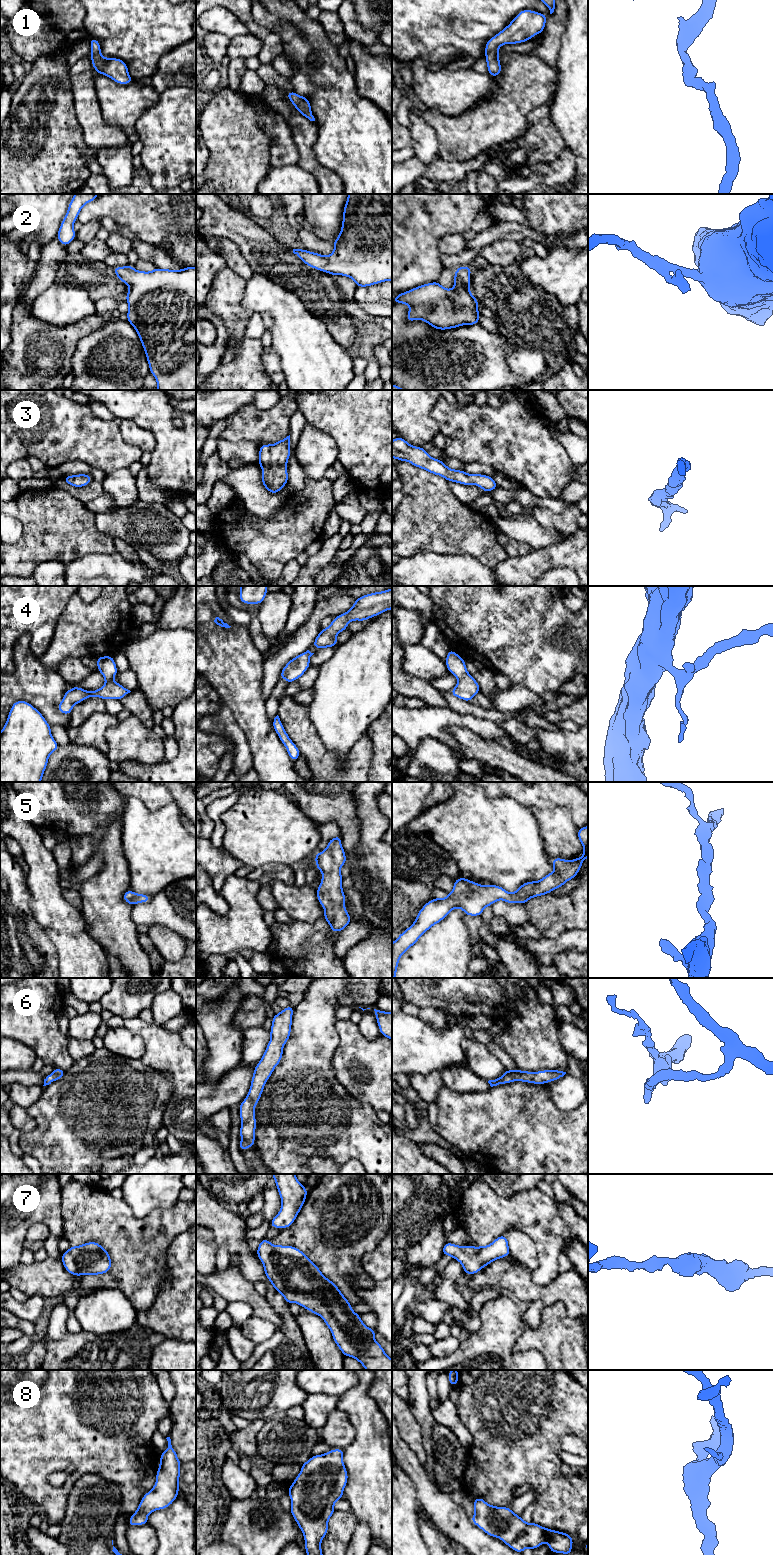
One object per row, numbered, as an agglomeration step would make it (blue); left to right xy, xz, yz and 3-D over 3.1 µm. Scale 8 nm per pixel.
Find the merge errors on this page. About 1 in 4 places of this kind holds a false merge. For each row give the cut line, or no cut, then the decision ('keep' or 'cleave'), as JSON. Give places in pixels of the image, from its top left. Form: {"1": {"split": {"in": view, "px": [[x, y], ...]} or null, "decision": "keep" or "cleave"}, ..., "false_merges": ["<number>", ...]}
{"1": {"split": null, "decision": "keep"}, "2": {"split": null, "decision": "keep"}, "3": {"split": null, "decision": "keep"}, "4": {"split": null, "decision": "keep"}, "5": {"split": null, "decision": "keep"}, "6": {"split": null, "decision": "keep"}, "7": {"split": null, "decision": "keep"}, "8": {"split": null, "decision": "keep"}, "false_merges": []}

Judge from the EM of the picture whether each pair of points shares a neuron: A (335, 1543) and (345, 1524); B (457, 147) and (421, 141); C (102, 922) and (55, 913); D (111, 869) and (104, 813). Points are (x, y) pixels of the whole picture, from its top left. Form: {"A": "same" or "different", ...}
{"A": "same", "B": "different", "C": "different", "D": "different"}

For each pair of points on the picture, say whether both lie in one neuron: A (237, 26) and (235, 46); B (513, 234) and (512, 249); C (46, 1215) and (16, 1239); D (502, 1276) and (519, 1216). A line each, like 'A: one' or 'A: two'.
A: two
B: two
C: one
D: two

